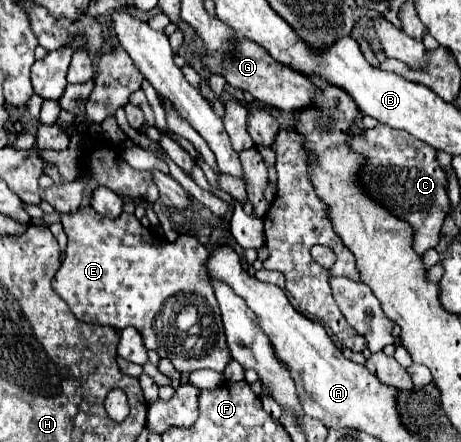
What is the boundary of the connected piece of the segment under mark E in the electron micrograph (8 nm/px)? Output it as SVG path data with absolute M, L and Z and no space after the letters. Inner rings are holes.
M81 206L75 214L63 214L61 224L69 242L61 268L53 278L53 290L67 302L79 320L111 326L115 330L123 330L127 326L137 328L143 336L145 348L155 350L161 358L167 358L181 374L199 368L209 368L215 372L223 372L227 368L231 362L231 352L225 342L221 312L205 266L211 252L195 236L181 234L175 242L167 242L145 228L133 214L123 212L119 218L111 220L99 216L91 206ZM185 306L197 308L197 322L187 332L181 332L177 328L177 316Z

